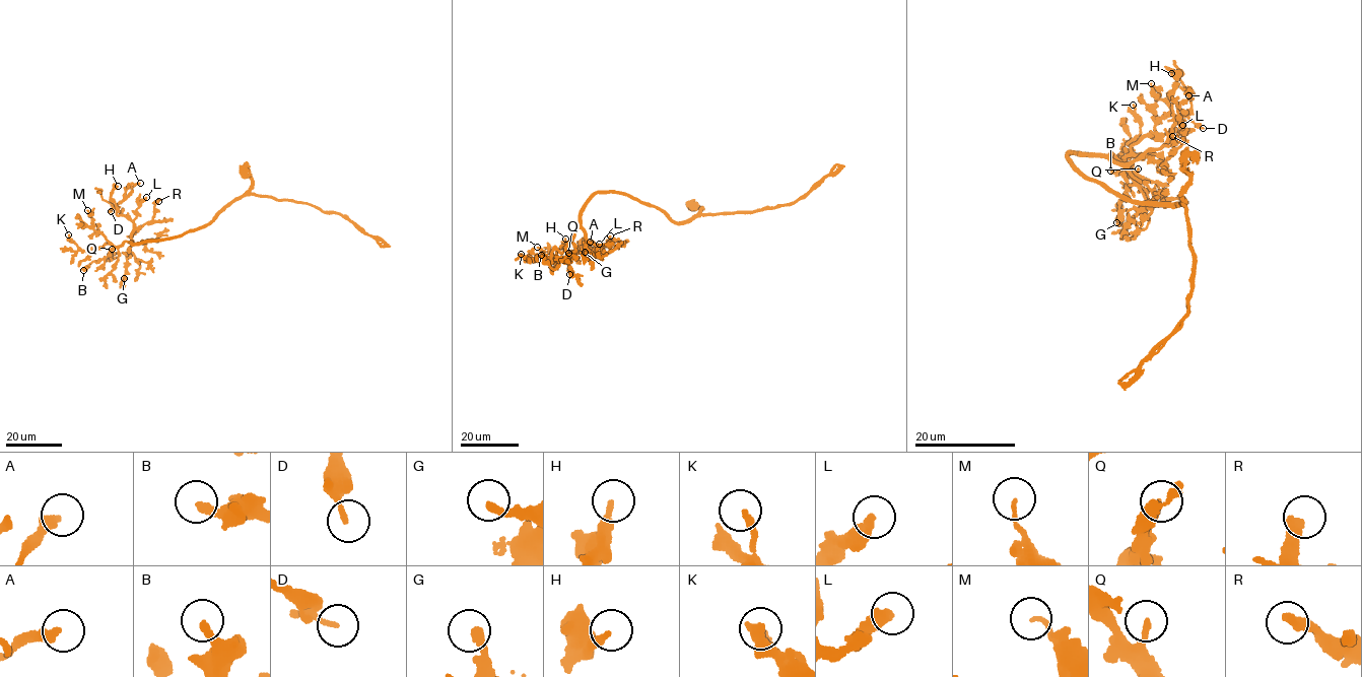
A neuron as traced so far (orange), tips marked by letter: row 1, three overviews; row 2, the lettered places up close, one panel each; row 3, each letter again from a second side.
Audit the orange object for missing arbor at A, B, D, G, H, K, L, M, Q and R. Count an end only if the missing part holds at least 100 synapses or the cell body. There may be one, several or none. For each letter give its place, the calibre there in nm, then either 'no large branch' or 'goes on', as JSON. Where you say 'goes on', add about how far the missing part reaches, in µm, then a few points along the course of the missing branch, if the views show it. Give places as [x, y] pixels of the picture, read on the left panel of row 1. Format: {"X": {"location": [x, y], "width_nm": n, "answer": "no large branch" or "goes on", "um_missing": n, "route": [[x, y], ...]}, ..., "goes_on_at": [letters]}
{"A": {"location": [140, 183], "width_nm": 360, "answer": "no large branch"}, "B": {"location": [83, 270], "width_nm": 280, "answer": "no large branch"}, "D": {"location": [111, 211], "width_nm": 170, "answer": "no large branch"}, "G": {"location": [124, 278], "width_nm": 320, "answer": "no large branch"}, "H": {"location": [118, 186], "width_nm": 220, "answer": "no large branch"}, "K": {"location": [68, 234], "width_nm": 220, "answer": "no large branch"}, "L": {"location": [146, 197], "width_nm": 380, "answer": "no large branch"}, "M": {"location": [87, 210], "width_nm": 120, "answer": "no large branch"}, "Q": {"location": [112, 249], "width_nm": 160, "answer": "no large branch"}, "R": {"location": [158, 201], "width_nm": 360, "answer": "no large branch"}, "goes_on_at": []}

